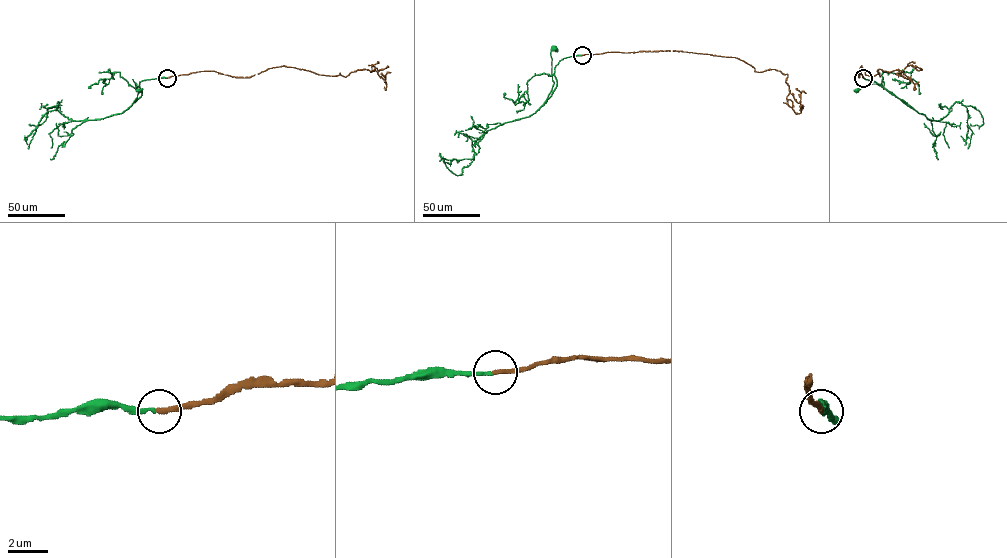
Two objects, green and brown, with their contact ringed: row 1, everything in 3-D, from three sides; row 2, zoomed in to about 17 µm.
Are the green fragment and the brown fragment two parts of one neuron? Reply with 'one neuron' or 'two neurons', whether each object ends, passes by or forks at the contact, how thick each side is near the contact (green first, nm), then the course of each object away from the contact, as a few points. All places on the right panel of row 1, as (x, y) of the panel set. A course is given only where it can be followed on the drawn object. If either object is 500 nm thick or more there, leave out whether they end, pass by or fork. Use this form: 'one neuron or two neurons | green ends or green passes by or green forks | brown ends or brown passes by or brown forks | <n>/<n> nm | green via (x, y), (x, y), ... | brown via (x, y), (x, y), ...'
one neuron | green ends | brown ends | 160/240 nm | green via (863, 77), (883, 88), (873, 83), (856, 89) | brown via (863, 77), (860, 70), (859, 77), (861, 66), (865, 75), (880, 77), (879, 69), (921, 69), (912, 67)

